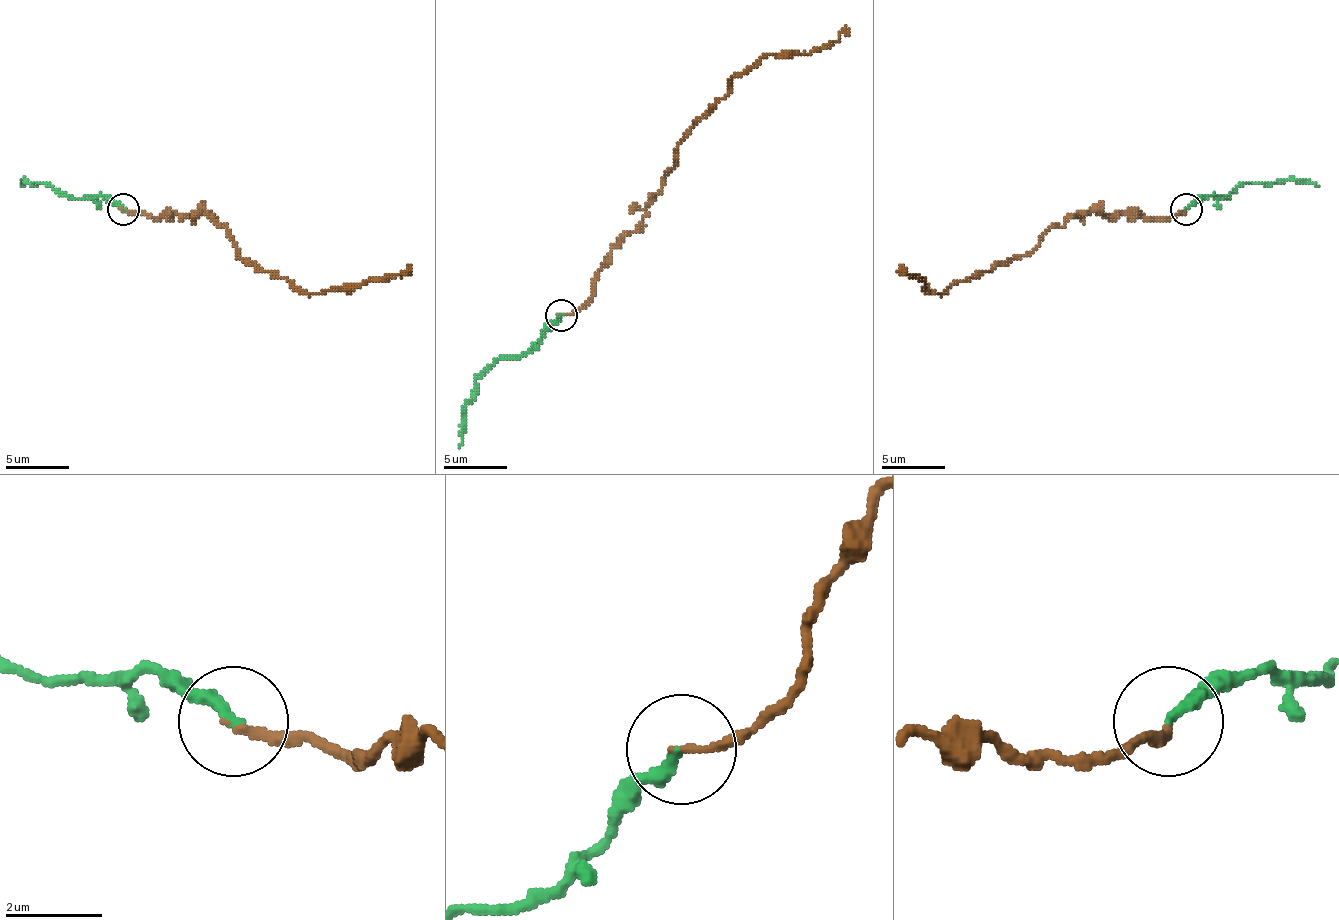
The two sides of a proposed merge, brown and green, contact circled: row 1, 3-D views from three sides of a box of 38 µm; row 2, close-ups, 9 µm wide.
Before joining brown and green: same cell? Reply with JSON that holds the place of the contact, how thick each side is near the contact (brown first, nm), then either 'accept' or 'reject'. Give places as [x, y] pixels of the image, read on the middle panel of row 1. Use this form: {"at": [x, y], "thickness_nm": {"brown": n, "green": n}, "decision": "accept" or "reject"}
{"at": [561, 315], "thickness_nm": {"brown": 160, "green": 260}, "decision": "accept"}

